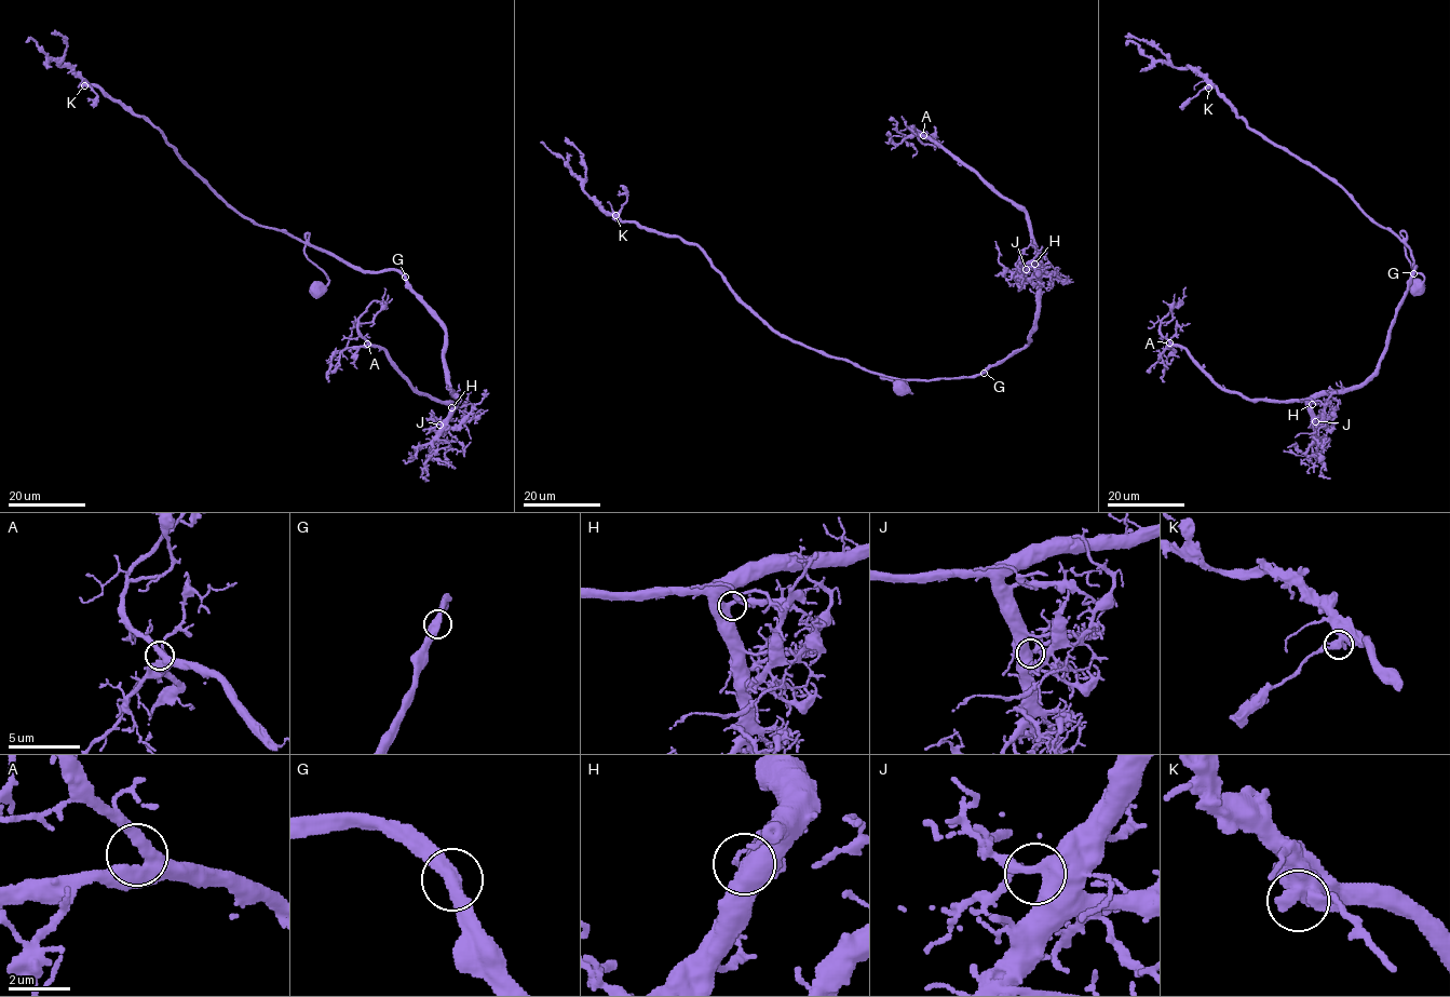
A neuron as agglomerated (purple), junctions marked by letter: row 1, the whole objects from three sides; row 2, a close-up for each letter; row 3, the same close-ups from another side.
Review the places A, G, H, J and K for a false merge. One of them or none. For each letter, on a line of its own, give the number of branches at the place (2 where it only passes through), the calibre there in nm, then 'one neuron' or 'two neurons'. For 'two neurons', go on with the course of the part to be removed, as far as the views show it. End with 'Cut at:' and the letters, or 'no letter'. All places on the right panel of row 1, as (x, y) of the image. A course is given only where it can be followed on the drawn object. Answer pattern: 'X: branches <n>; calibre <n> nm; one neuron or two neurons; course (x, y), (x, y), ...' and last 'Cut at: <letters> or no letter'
A: branches 2; calibre 400 nm; one neuron
G: branches 2; calibre 440 nm; one neuron
H: branches 2; calibre 440 nm; one neuron
J: branches 2; calibre 480 nm; one neuron
K: branches 2; calibre 480 nm; one neuron
Cut at: no letter

